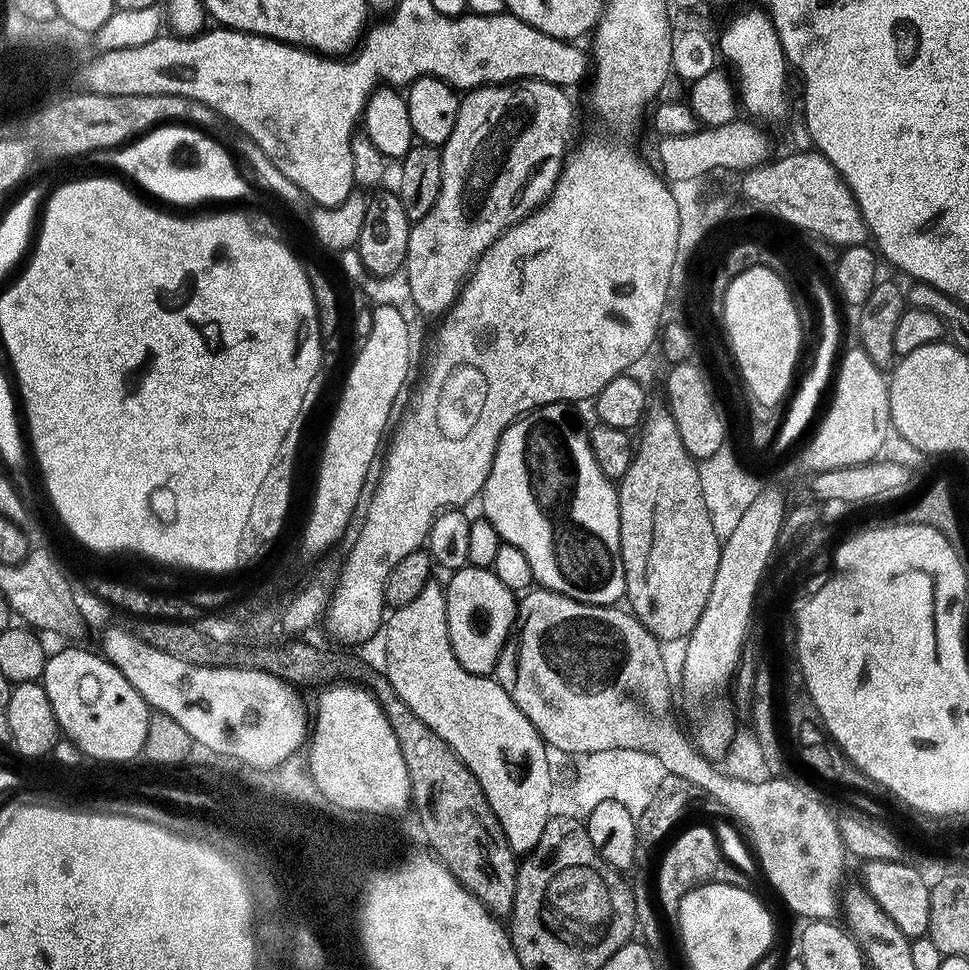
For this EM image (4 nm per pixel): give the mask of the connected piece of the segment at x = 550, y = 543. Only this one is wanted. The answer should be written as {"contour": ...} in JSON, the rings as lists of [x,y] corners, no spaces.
{"contour":[[[551,404],[545,408],[538,408],[535,412],[528,413],[504,431],[504,437],[500,440],[492,469],[488,475],[488,481],[482,493],[485,512],[483,512],[483,515],[488,523],[494,526],[494,530],[507,547],[509,544],[510,547],[517,548],[524,555],[524,560],[532,567],[532,572],[536,575],[537,582],[540,583],[537,585],[541,589],[557,592],[566,598],[574,598],[583,604],[593,604],[599,608],[607,608],[619,605],[628,594],[626,570],[622,558],[622,542],[620,541],[620,497],[617,485],[598,466],[598,458],[595,457],[592,449],[589,433],[580,429],[580,424],[576,421],[576,416],[572,412],[575,411],[567,404]]]}

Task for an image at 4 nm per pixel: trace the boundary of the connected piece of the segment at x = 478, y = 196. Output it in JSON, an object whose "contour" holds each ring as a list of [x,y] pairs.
{"contour":[[[517,80],[515,84],[494,84],[491,88],[477,88],[476,91],[467,93],[460,101],[460,113],[458,114],[458,126],[454,126],[454,134],[450,134],[450,138],[442,145],[442,153],[444,161],[442,162],[442,190],[438,194],[437,204],[422,221],[414,224],[412,233],[410,234],[408,261],[406,265],[406,274],[408,272],[408,292],[412,295],[412,304],[424,316],[443,317],[451,312],[452,307],[456,304],[456,299],[460,297],[464,291],[466,281],[476,270],[476,265],[486,254],[486,250],[490,250],[490,246],[494,244],[502,236],[515,226],[524,221],[525,213],[523,211],[516,212],[516,207],[520,204],[520,199],[524,196],[524,191],[532,184],[532,179],[545,168],[548,176],[540,176],[536,180],[536,188],[543,194],[551,193],[558,181],[560,174],[564,170],[566,157],[569,155],[570,149],[573,147],[572,139],[576,136],[576,104],[571,100],[569,93],[565,89],[547,84],[545,80]]]}

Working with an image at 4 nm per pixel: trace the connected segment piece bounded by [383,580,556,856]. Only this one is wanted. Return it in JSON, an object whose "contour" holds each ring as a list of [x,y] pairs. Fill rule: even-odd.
{"contour":[[[430,581],[412,604],[393,611],[385,623],[383,636],[386,648],[384,673],[395,693],[474,774],[499,824],[503,826],[503,833],[513,852],[517,856],[531,854],[551,820],[549,801],[556,778],[547,763],[550,749],[498,680],[470,674],[458,662],[450,642],[448,601],[443,585]]]}

